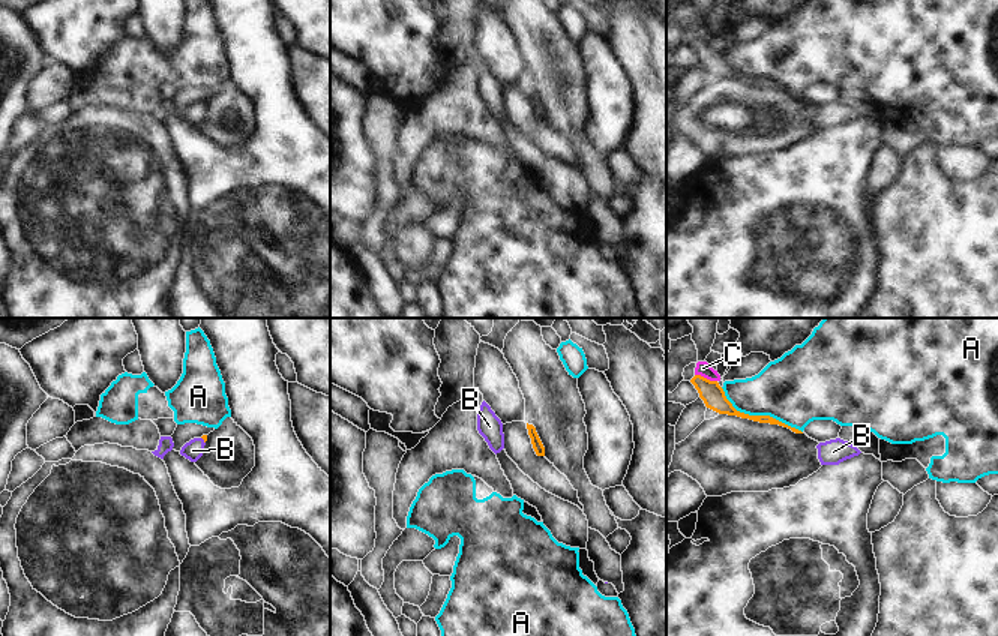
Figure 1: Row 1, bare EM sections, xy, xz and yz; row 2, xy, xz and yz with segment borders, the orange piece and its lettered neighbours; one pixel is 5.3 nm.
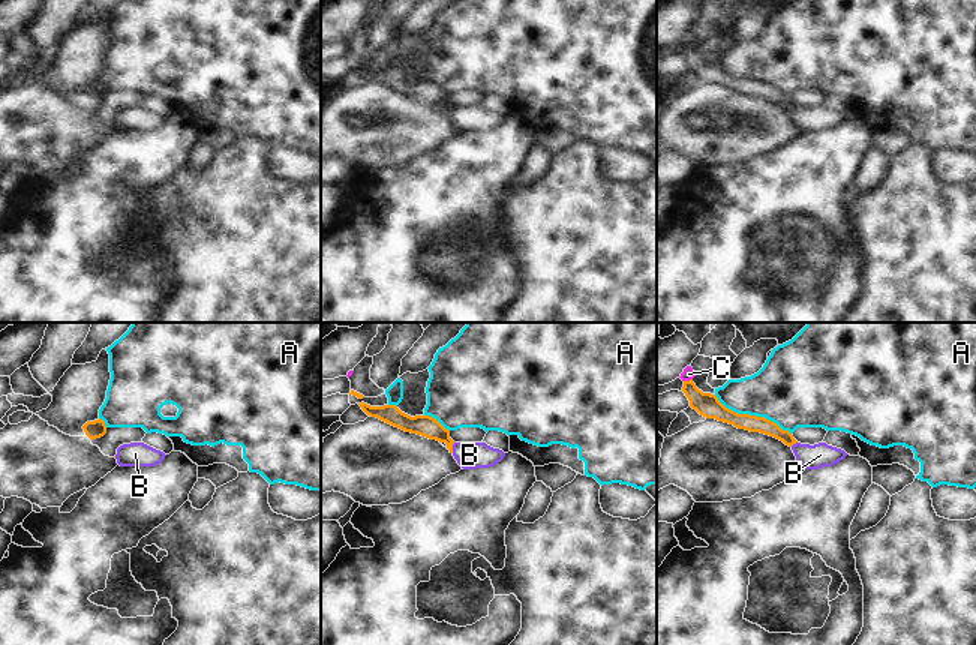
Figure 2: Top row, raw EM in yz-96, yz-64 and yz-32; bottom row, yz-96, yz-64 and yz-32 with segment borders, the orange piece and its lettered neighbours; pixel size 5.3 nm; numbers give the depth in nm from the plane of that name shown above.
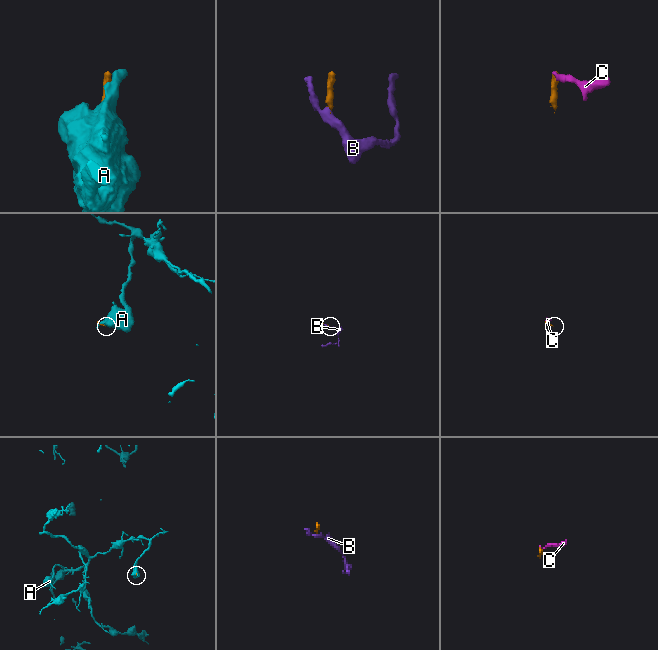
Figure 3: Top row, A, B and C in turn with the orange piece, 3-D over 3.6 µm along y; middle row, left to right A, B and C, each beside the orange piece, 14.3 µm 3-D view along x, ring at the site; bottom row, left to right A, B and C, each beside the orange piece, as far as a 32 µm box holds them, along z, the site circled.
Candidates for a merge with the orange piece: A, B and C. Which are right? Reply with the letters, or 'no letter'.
B

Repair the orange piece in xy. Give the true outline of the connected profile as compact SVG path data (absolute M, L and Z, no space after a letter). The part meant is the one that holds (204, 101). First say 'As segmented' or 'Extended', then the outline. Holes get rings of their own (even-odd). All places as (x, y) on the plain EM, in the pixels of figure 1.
Extended. M207 99L191 104L182 111L180 118L189 123L191 126L197 126L203 120L206 105Z

